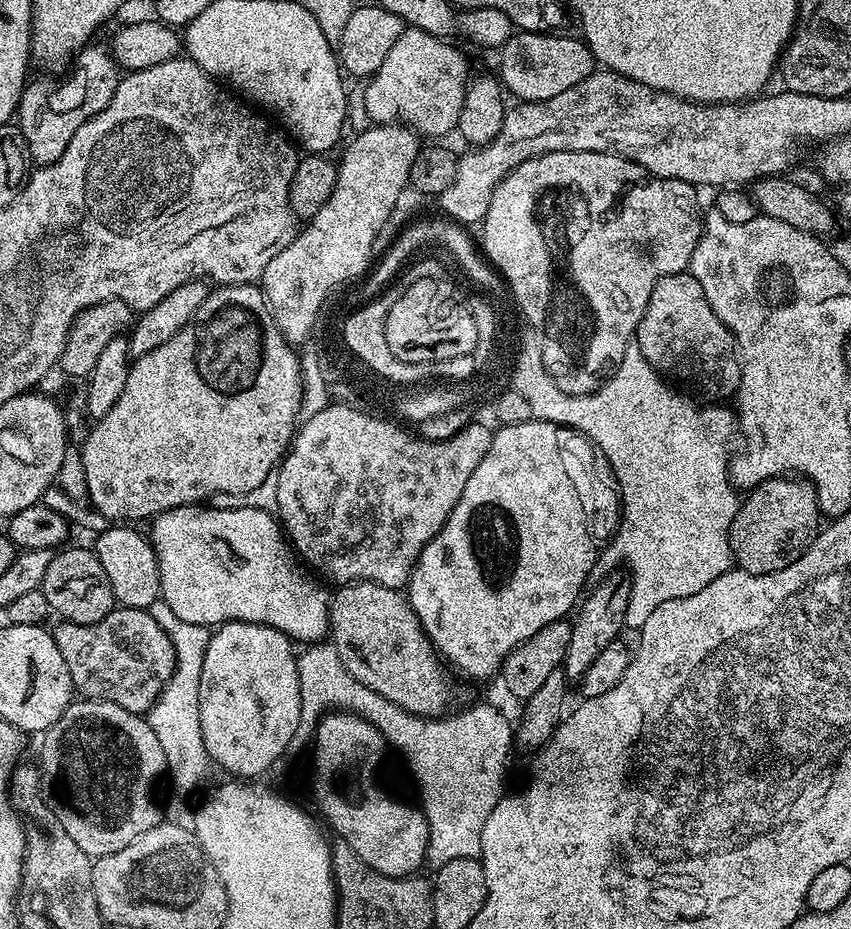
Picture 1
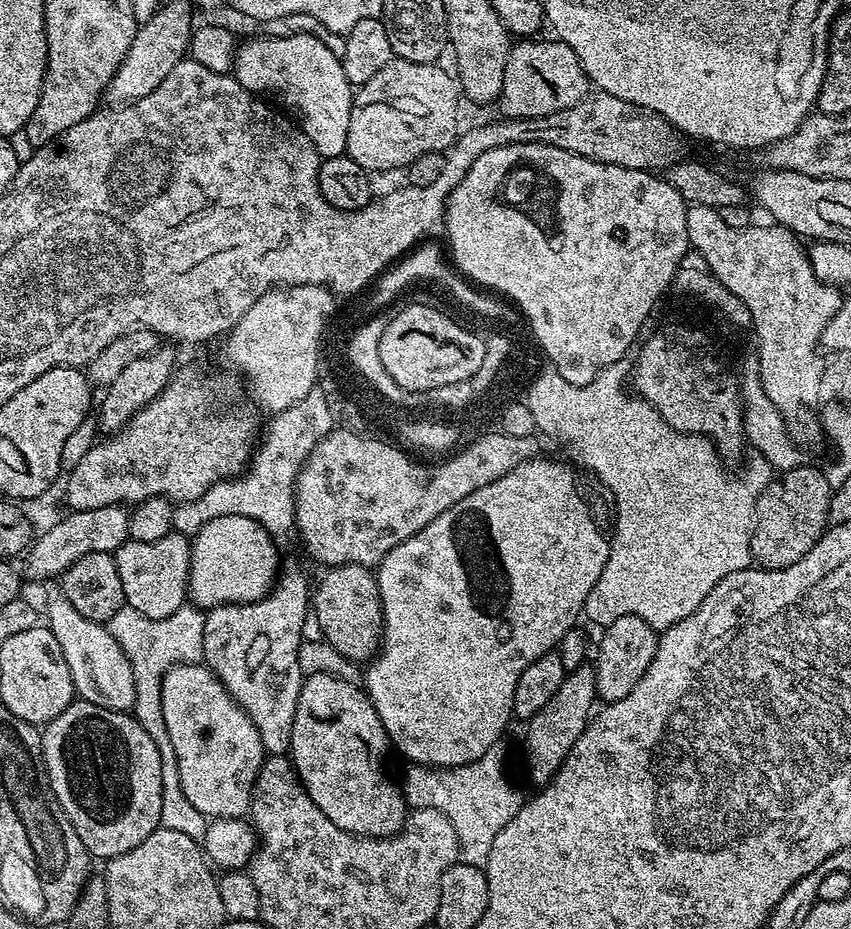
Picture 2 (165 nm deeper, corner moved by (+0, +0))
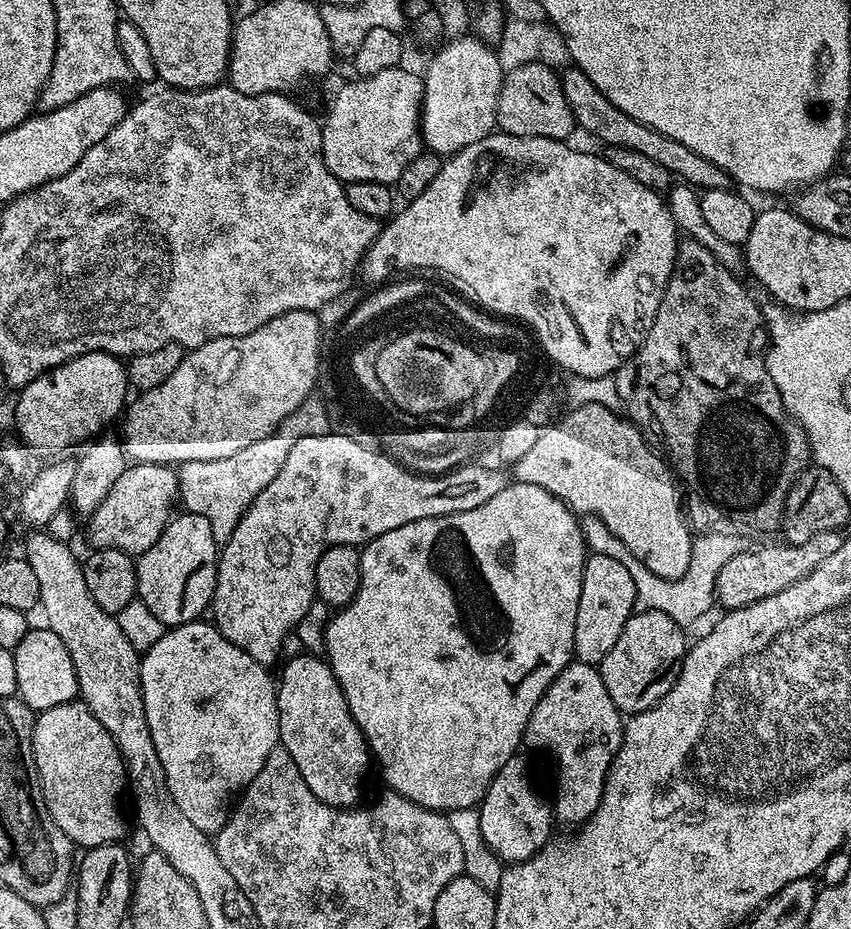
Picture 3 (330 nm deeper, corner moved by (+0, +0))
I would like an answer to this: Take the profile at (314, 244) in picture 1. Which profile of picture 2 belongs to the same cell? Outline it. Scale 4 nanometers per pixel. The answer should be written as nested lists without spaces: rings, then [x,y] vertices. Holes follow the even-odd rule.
[[[293,284],[272,288],[227,333],[224,344],[224,356],[232,368],[237,368],[248,379],[248,388],[252,396],[268,411],[275,414],[294,406],[310,390],[317,387],[316,367],[320,364],[320,335],[324,332],[324,323],[332,316],[338,303],[337,297],[322,284]]]

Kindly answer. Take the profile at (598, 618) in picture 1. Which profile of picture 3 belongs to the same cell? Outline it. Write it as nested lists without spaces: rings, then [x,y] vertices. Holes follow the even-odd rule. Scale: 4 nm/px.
[[[513,758],[506,762],[506,766],[502,766],[502,770],[492,779],[487,794],[478,805],[484,845],[502,862],[508,864],[529,860],[553,839],[553,801],[549,793],[547,796],[540,789],[540,784],[532,777],[527,762],[520,759]]]

